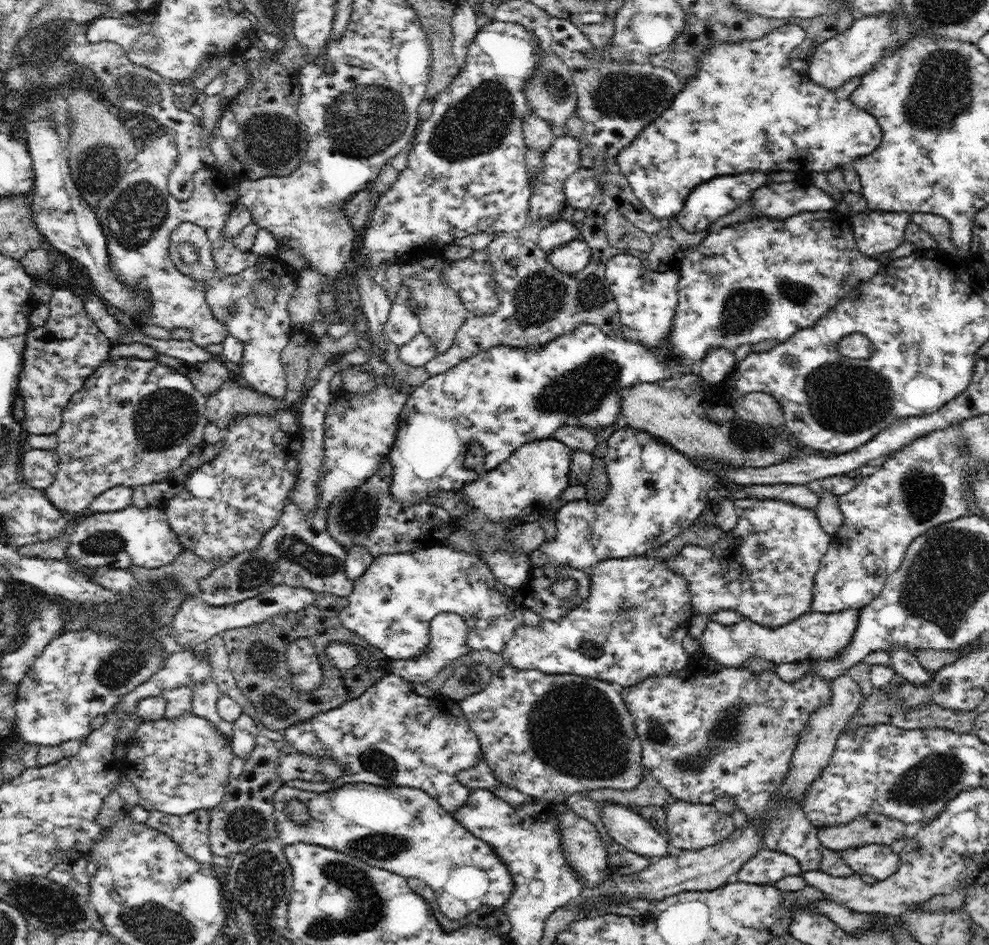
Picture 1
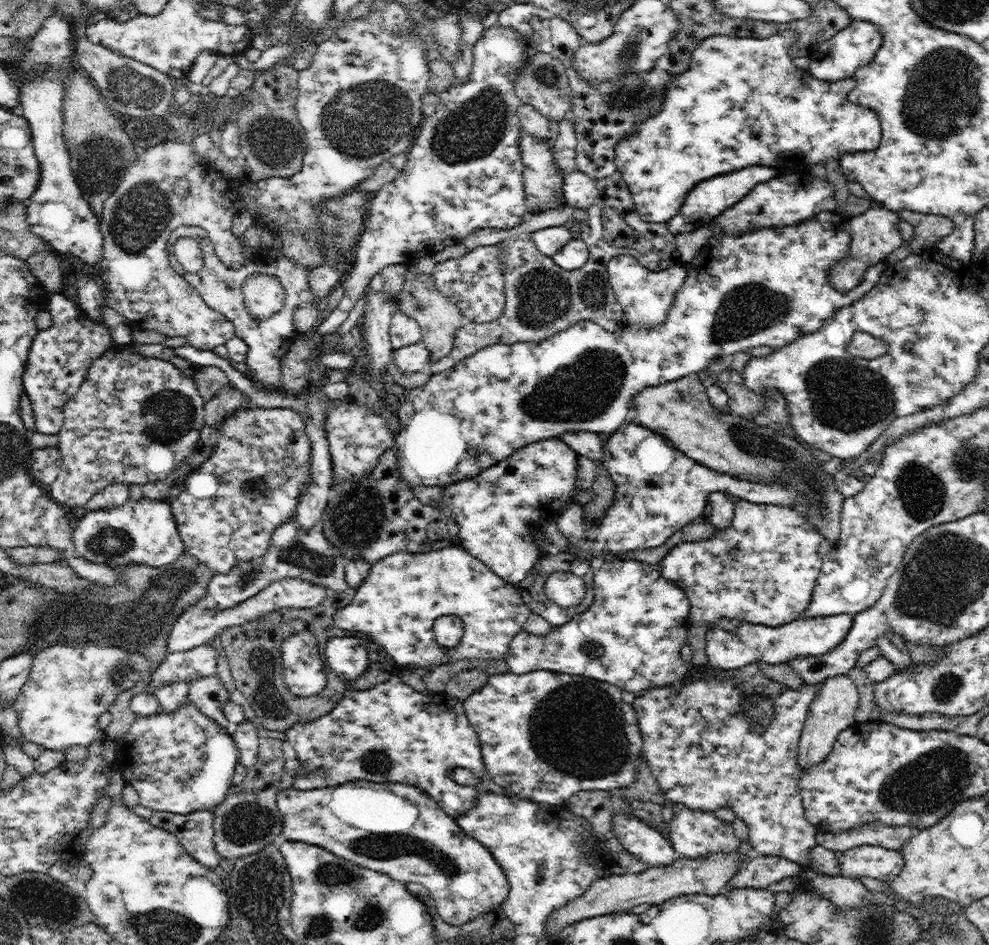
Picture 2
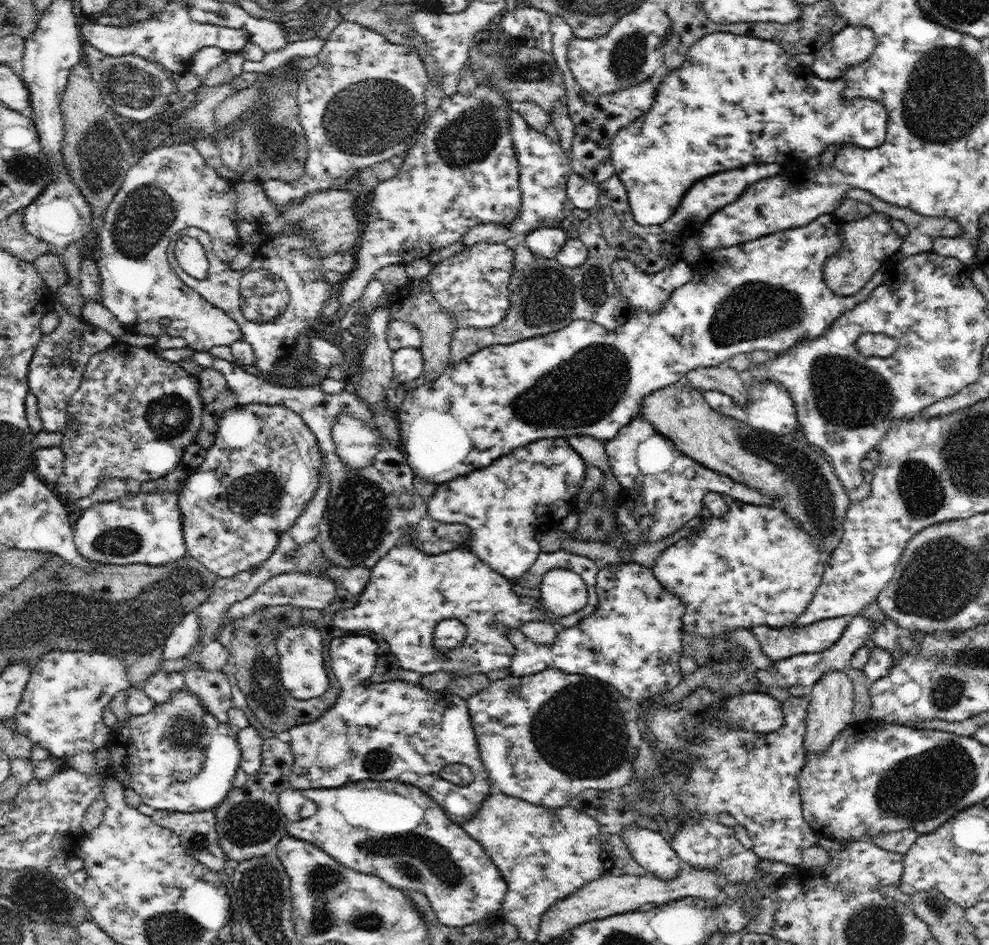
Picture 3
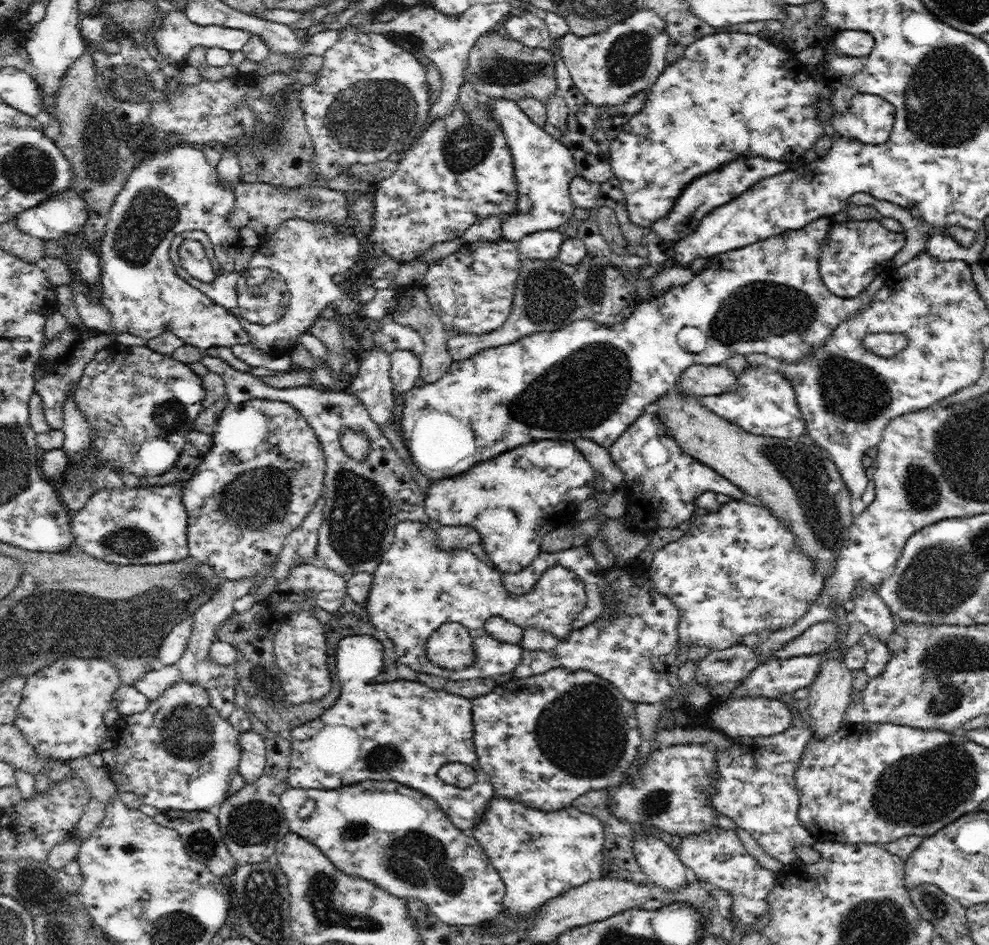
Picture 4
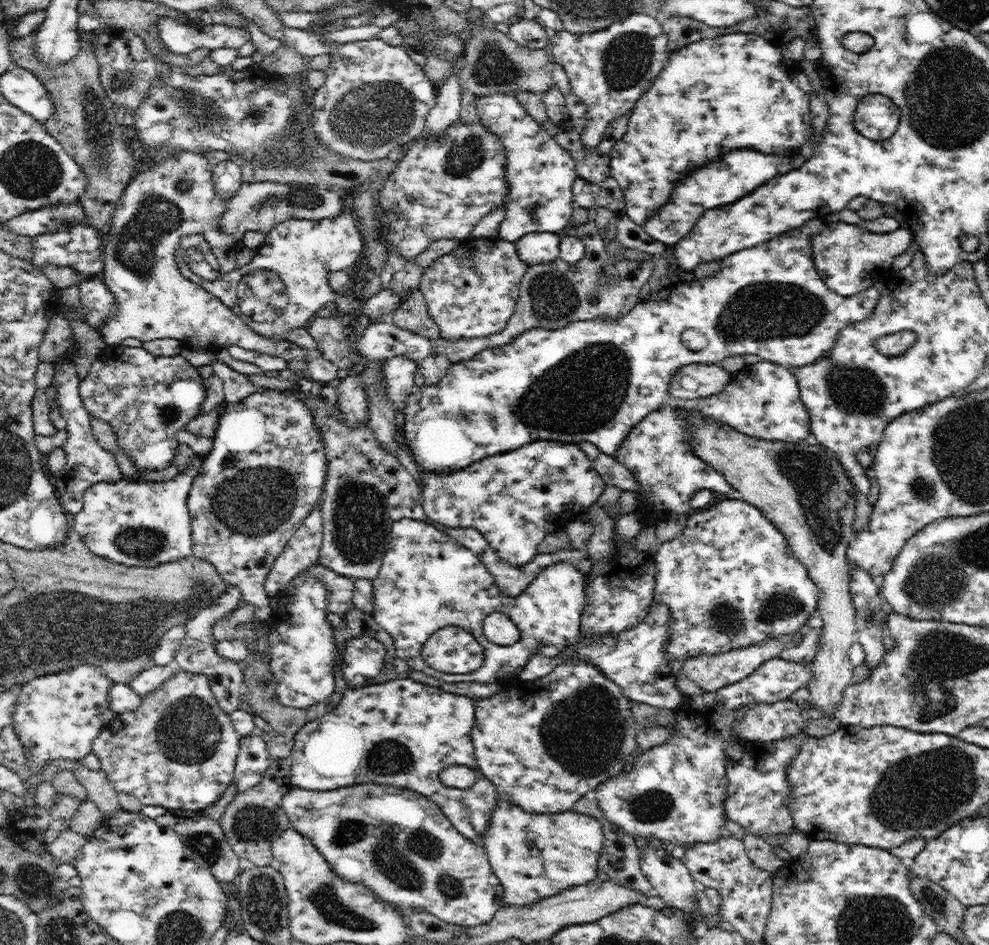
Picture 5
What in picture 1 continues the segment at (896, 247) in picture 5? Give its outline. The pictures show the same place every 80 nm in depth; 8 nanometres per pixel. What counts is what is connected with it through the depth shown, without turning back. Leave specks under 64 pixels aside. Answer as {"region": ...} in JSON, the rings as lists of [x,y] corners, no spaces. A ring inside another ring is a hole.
{"region":[[[865,211],[851,217],[858,250],[873,259],[900,246],[910,222],[910,213]]]}

